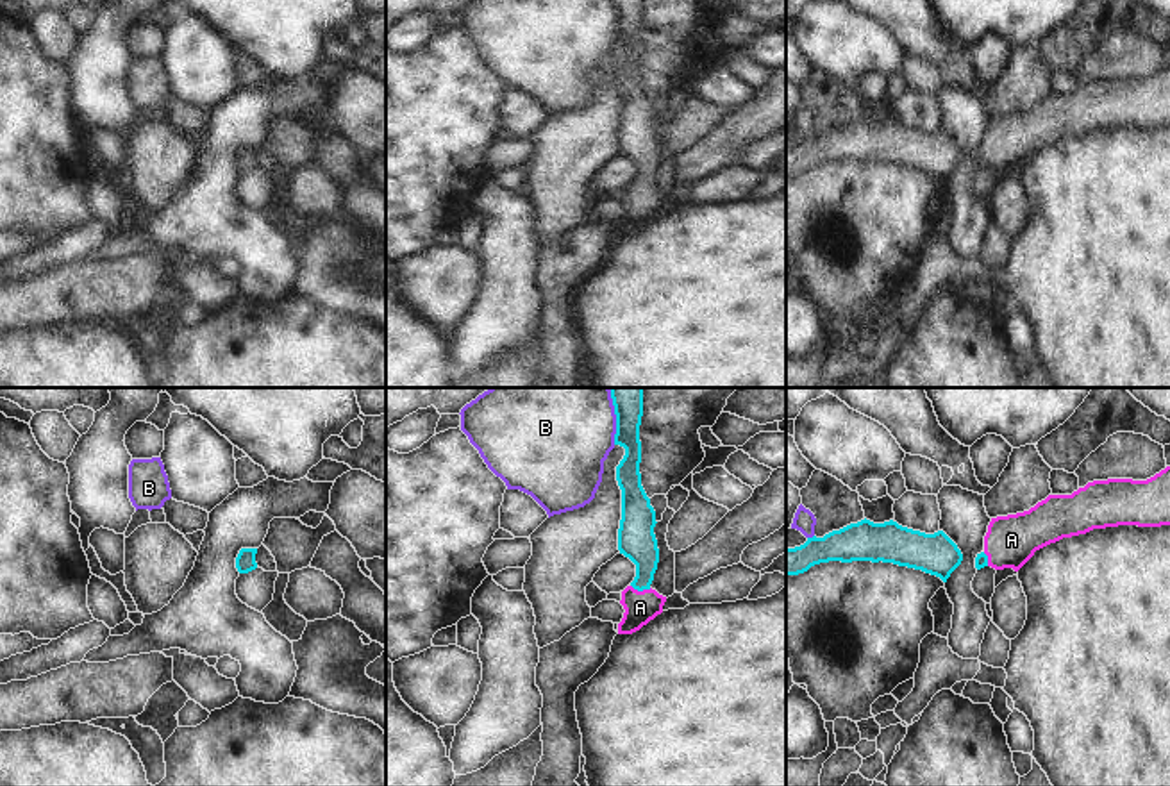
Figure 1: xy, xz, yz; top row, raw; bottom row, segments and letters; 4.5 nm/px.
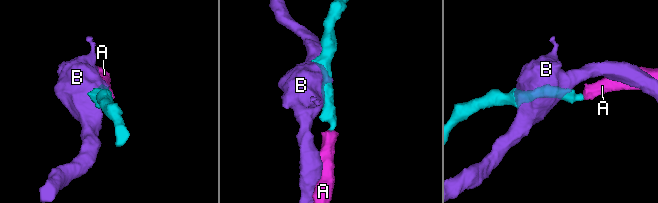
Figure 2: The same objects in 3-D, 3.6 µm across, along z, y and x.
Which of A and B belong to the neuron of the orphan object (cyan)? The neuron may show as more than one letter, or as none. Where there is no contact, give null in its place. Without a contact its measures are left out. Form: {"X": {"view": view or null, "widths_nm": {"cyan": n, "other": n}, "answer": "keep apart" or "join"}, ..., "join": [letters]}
{"A": {"view": "xz", "widths_nm": {"cyan": 170, "other": 140}, "answer": "join"}, "B": {"view": "xz", "widths_nm": {"cyan": 120, "other": 380}, "answer": "keep apart"}, "join": ["A"]}

